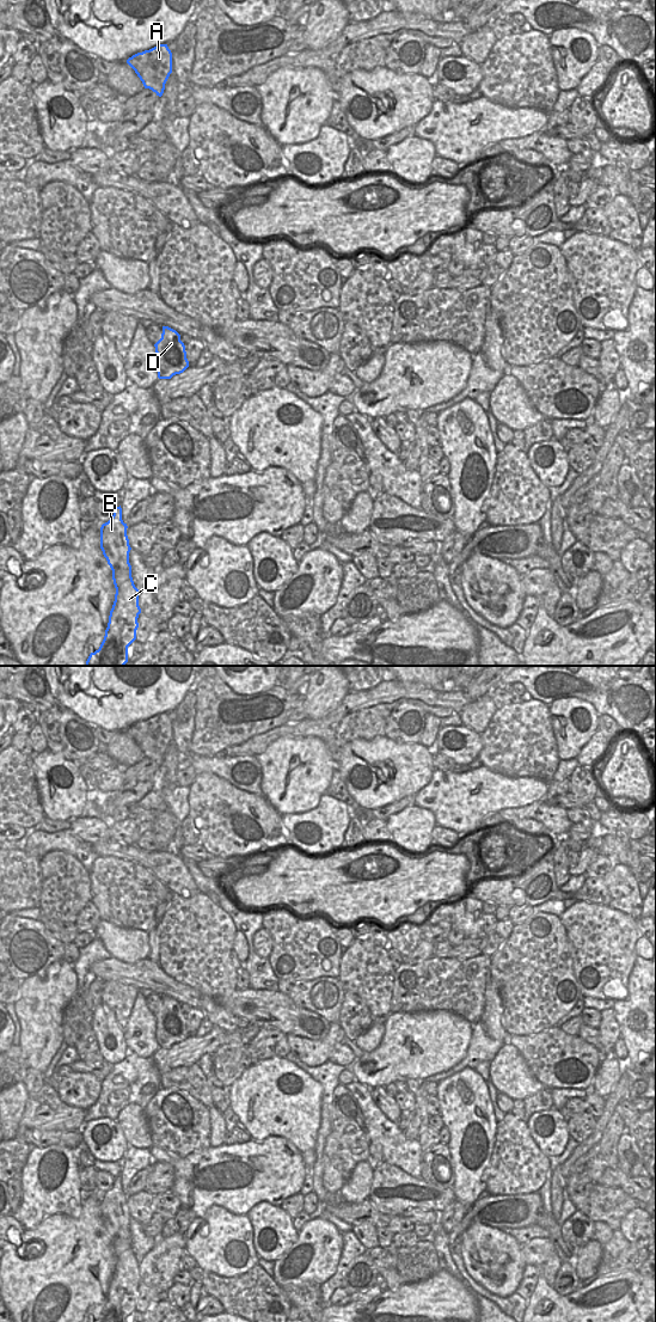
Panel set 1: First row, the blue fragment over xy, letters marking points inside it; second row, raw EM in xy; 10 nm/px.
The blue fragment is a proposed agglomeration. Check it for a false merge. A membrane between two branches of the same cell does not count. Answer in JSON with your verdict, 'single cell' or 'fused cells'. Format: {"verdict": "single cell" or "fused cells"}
{"verdict": "single cell"}

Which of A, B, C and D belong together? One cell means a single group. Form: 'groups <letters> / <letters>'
groups A B C D

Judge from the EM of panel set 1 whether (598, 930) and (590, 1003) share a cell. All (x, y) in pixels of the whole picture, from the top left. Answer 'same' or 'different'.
different

